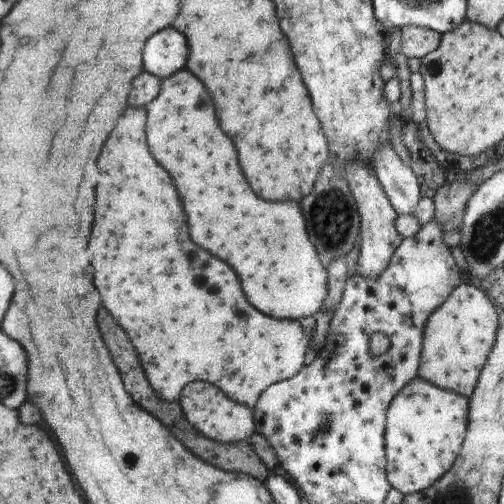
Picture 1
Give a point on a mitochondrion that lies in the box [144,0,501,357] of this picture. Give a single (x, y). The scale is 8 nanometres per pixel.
(330, 213)

